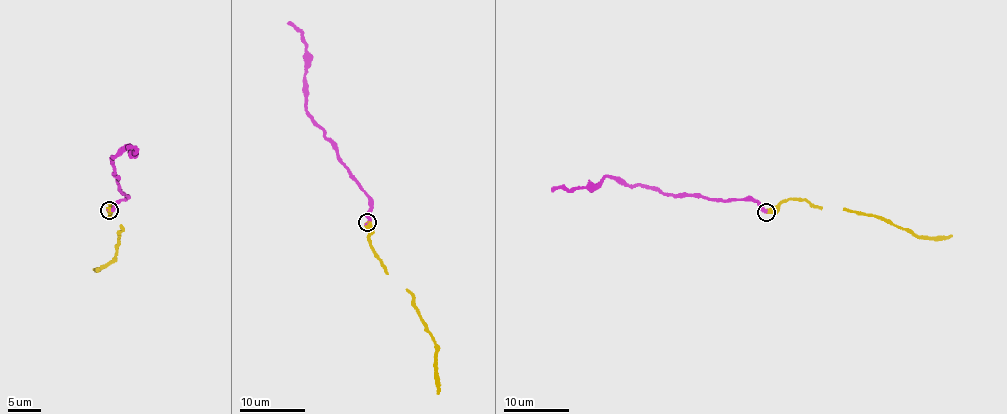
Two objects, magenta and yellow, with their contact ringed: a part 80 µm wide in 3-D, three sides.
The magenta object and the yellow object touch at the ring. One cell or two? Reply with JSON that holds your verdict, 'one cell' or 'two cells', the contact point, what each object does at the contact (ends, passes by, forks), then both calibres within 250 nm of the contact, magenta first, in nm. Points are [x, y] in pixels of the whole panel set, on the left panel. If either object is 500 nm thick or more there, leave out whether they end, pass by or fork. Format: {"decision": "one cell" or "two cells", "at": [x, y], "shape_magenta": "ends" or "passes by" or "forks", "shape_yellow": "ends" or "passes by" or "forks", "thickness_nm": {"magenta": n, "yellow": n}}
{"decision": "one cell", "at": [109, 210], "thickness_nm": {"magenta": 280, "yellow": 600}}

